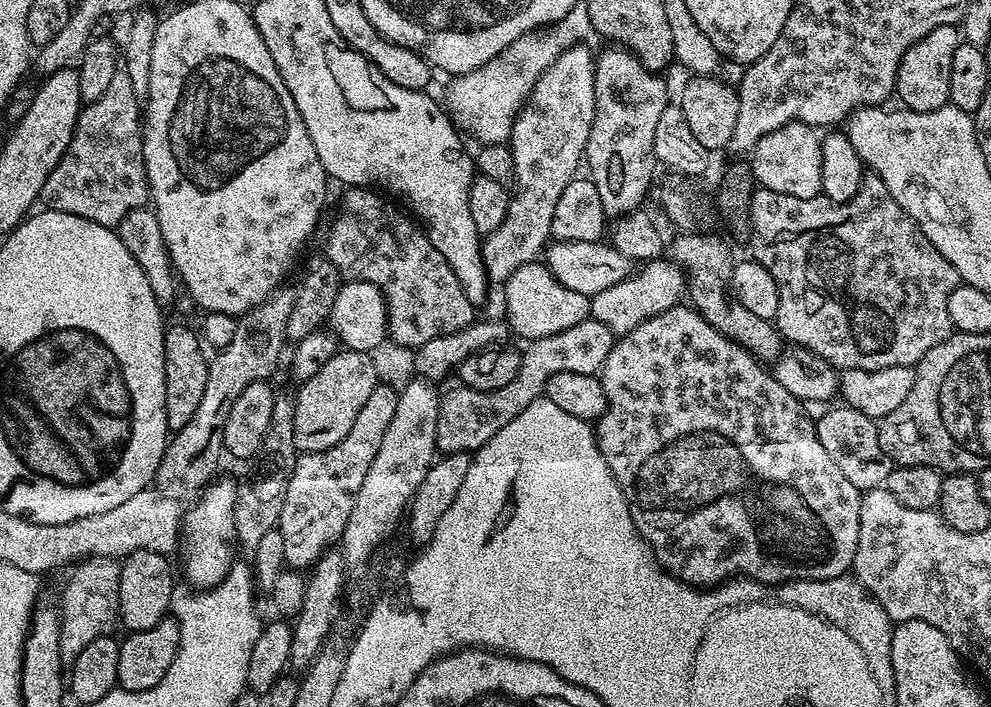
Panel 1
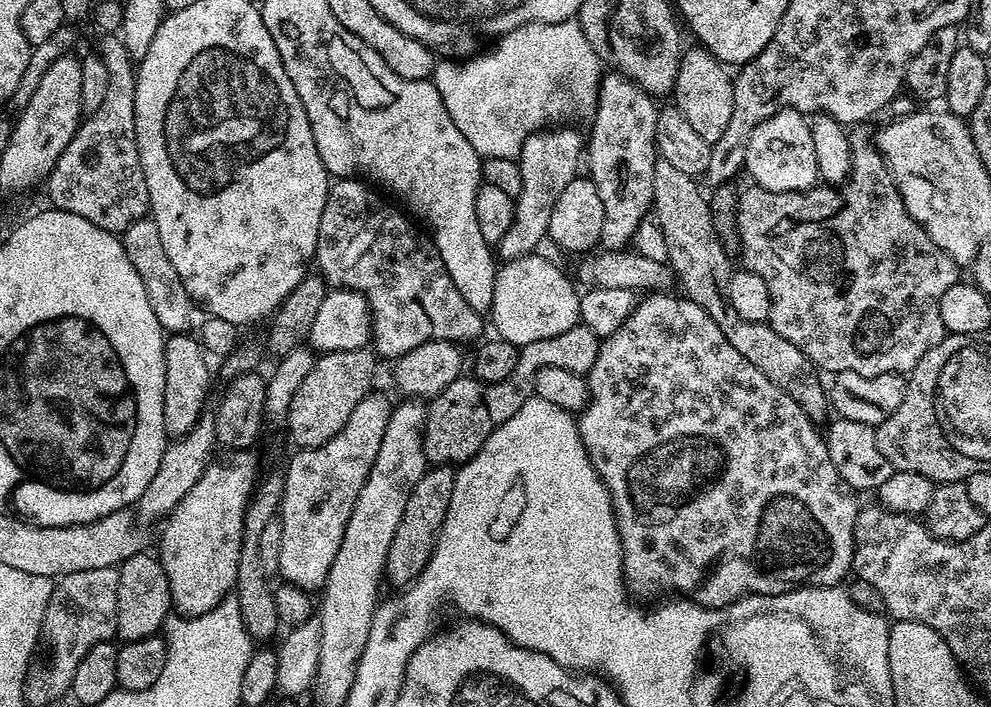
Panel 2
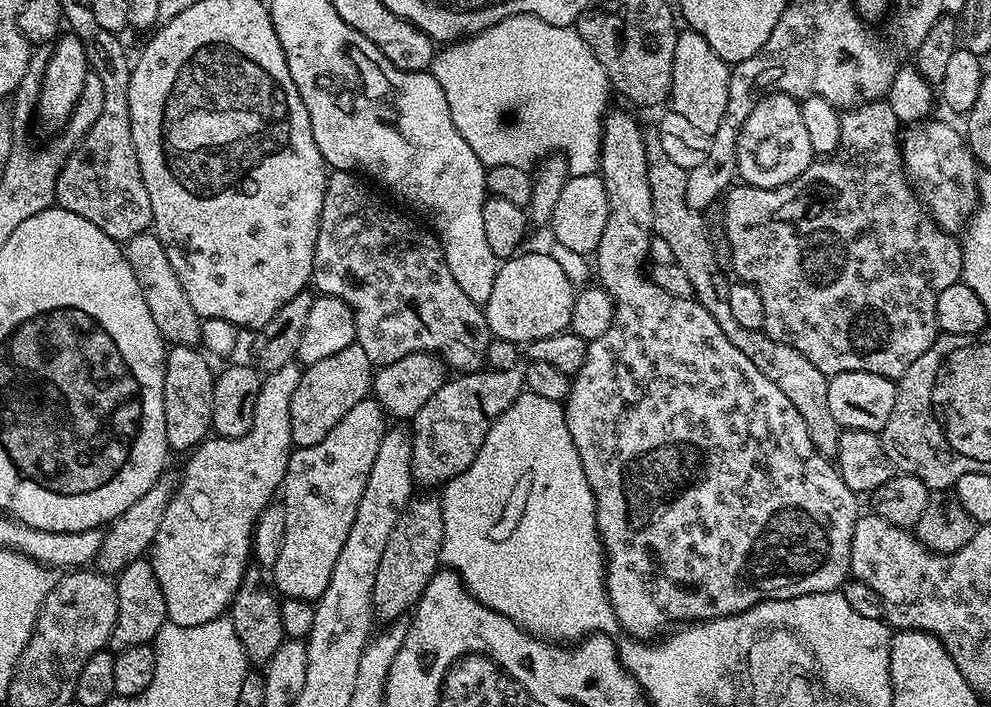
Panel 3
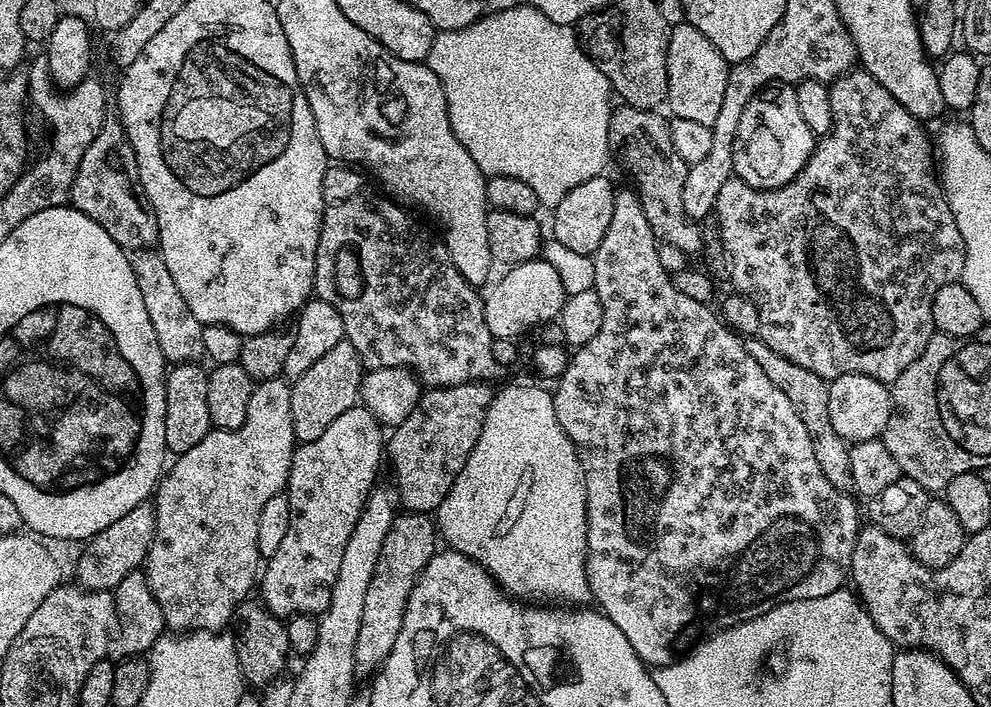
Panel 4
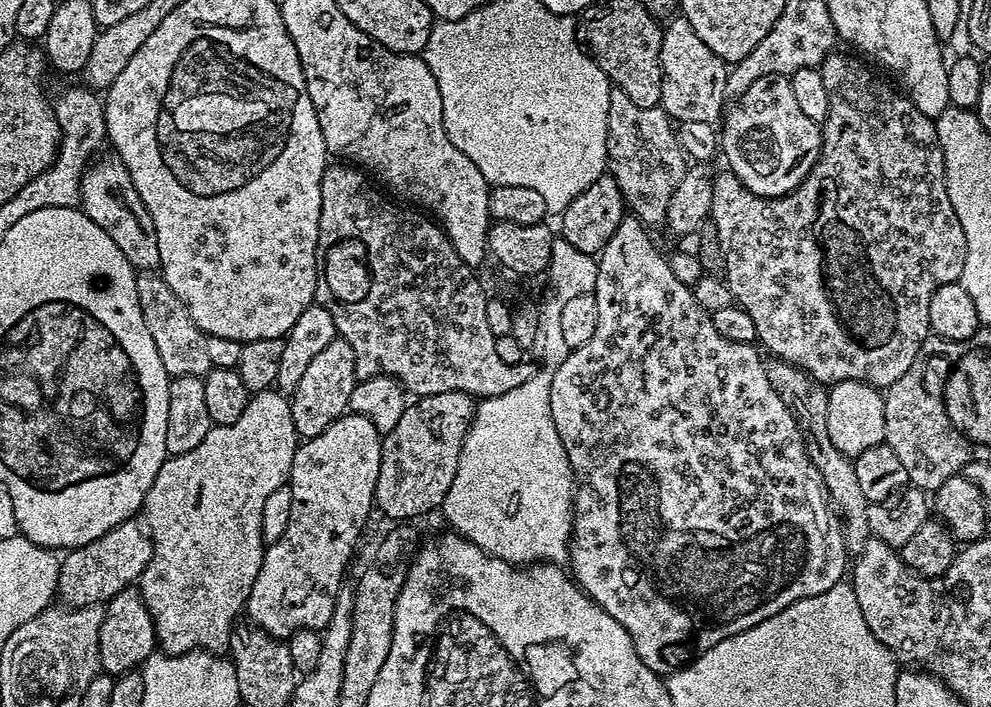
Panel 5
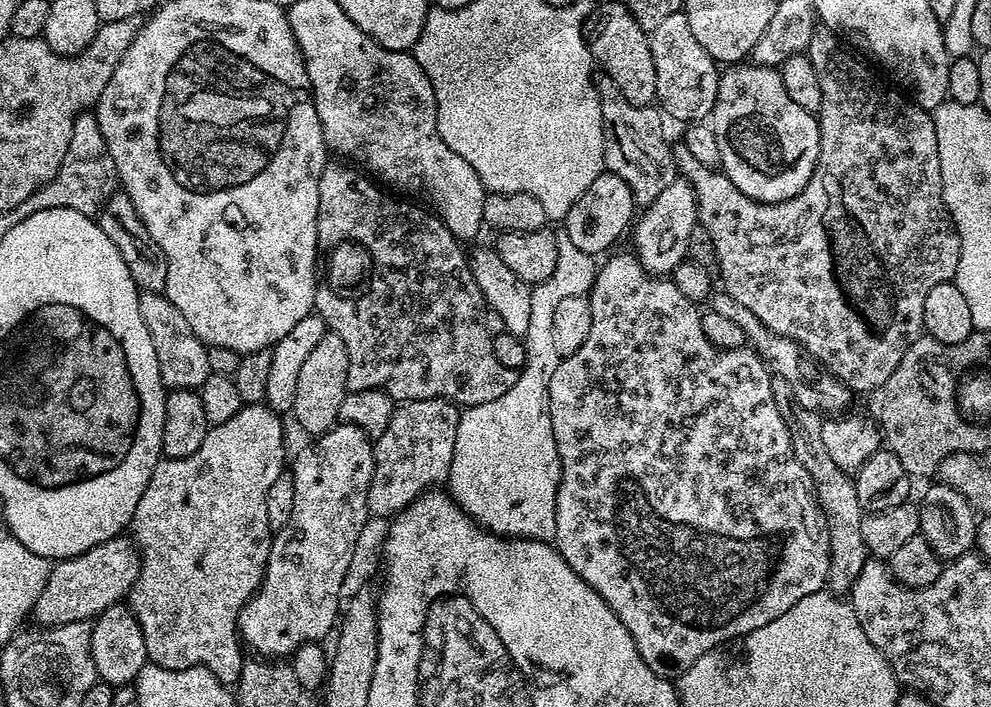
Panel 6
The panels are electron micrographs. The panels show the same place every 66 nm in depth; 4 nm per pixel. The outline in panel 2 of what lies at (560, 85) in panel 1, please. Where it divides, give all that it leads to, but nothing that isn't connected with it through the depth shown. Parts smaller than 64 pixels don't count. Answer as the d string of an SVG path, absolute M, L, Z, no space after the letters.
M552 126L547 130L533 132L526 138L518 157L522 170L522 194L515 196L514 222L506 234L502 234L498 245L501 261L531 256L540 243L545 243L550 226L550 214L558 203L562 190L577 179L582 168L582 136L568 126Z

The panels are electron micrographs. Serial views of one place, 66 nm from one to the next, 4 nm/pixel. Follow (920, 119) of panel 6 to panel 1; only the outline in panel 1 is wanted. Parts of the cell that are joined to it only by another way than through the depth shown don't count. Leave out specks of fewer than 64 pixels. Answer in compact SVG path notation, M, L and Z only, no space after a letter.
M875 174L865 175L858 194L854 194L854 198L845 204L830 202L822 194L809 200L799 200L786 194L777 194L769 188L757 187L750 206L750 214L752 215L750 237L752 252L750 252L750 256L762 266L766 266L766 270L770 270L770 274L778 286L778 314L774 323L780 335L789 345L813 352L816 357L825 360L837 370L857 368L873 372L882 370L886 366L913 367L923 358L926 350L934 350L934 346L938 346L938 342L942 342L947 336L952 335L954 329L950 322L950 314L946 314L946 302L954 289L962 283L958 270L954 270L954 266L950 266L950 262L946 262L946 258L942 258L942 254L938 254L938 250L934 250L930 238L926 238L926 234L922 234L922 230L914 222L914 218L910 218L910 214L906 214L906 210L902 210L902 206L898 206L898 202L894 202L894 194L890 194L890 190L886 190L886 182L882 182L882 178L878 178Z

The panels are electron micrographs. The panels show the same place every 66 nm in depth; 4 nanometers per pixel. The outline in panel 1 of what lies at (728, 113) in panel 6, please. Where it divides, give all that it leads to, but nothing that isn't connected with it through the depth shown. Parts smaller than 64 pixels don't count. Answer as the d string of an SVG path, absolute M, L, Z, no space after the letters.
M793 122L766 134L750 153L752 173L761 188L769 188L777 194L786 194L799 200L809 200L821 195L822 150L821 137L810 124Z

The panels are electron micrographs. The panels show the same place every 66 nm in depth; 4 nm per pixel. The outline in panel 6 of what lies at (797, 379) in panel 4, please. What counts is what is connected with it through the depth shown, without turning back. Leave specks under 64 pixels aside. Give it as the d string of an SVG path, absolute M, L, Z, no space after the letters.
M773 375L774 406L782 414L786 422L786 430L790 430L790 442L794 446L794 455L812 479L812 488L816 492L816 501L824 511L826 526L830 534L830 570L827 587L837 594L851 593L858 574L862 574L862 566L870 559L866 542L862 542L862 518L866 515L863 506L858 502L856 481L847 472L843 472L830 458L822 439L824 420L820 412L810 410L794 398L794 390L790 390L790 382L786 378Z

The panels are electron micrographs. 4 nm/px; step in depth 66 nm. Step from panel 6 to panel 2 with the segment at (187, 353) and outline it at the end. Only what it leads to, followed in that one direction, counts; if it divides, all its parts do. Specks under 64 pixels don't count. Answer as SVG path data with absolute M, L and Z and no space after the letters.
M151 218L134 222L122 233L122 243L126 258L130 258L130 266L138 270L138 278L142 278L142 286L146 286L146 299L154 310L154 318L158 318L165 333L188 332L191 329L194 305L190 294L186 294L186 286L182 286L182 278L178 278L178 270L174 270L170 258L166 258L156 223Z

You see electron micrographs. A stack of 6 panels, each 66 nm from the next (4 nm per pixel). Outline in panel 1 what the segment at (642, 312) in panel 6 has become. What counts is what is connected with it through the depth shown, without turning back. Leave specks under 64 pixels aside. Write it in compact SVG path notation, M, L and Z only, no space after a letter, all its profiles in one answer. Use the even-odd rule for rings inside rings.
M608 46L604 53L595 57L594 70L594 126L590 126L590 138L584 151L586 157L586 172L598 186L598 194L602 197L602 210L605 217L619 218L627 212L635 212L641 207L644 199L649 199L653 191L652 175L658 169L658 161L654 154L654 129L658 126L658 118L662 110L666 110L670 103L668 88L664 85L664 76L650 71L642 62L638 62L635 54L627 48ZM677 306L634 326L634 330L619 337L598 373L608 403L606 410L594 424L598 450L606 460L606 466L610 466L610 474L624 491L630 518L639 530L640 537L656 556L656 563L671 576L693 584L695 588L711 588L733 578L757 580L760 584L829 580L845 575L852 566L858 546L861 489L843 476L830 454L826 454L822 442L818 442L816 425L813 417L804 413L805 405L796 400L794 394L790 394L769 369L767 372L764 368L767 367L756 357L714 330L714 326L703 320L695 308Z

